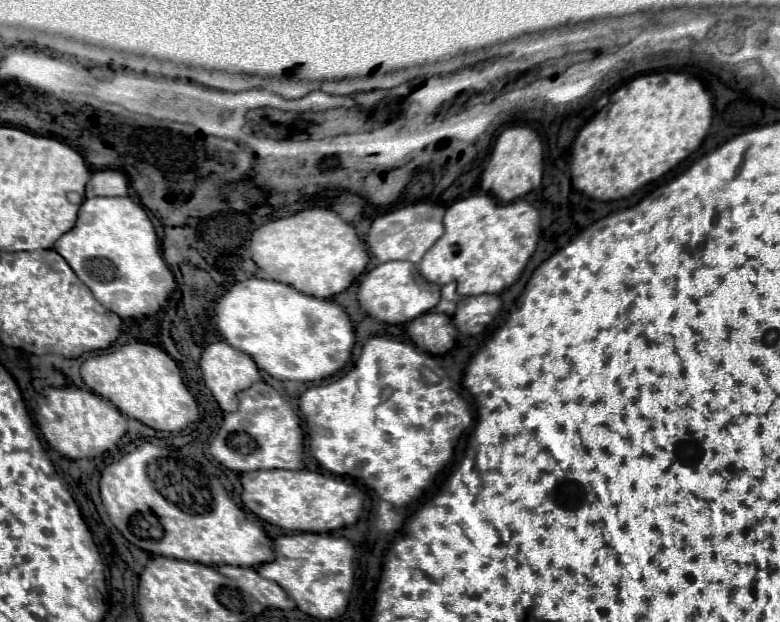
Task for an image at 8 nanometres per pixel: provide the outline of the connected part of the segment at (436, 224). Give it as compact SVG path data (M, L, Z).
M417 202L393 212L387 212L379 218L373 220L367 236L369 250L375 258L381 262L389 260L409 260L413 264L419 264L425 252L441 238L443 234L443 214L445 208L437 204L427 204L427 202Z

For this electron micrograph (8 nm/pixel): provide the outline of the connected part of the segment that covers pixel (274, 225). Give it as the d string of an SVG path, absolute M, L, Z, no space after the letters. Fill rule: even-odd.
M323 207L308 208L265 222L253 232L249 252L253 262L271 280L289 284L315 298L331 298L347 290L369 262L367 248L359 240L354 226L347 224L331 208Z

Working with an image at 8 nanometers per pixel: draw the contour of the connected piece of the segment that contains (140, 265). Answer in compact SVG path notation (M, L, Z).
M89 198L79 208L73 230L55 242L55 250L67 260L93 296L121 318L139 318L159 312L169 292L175 288L167 268L155 228L147 212L131 198Z

